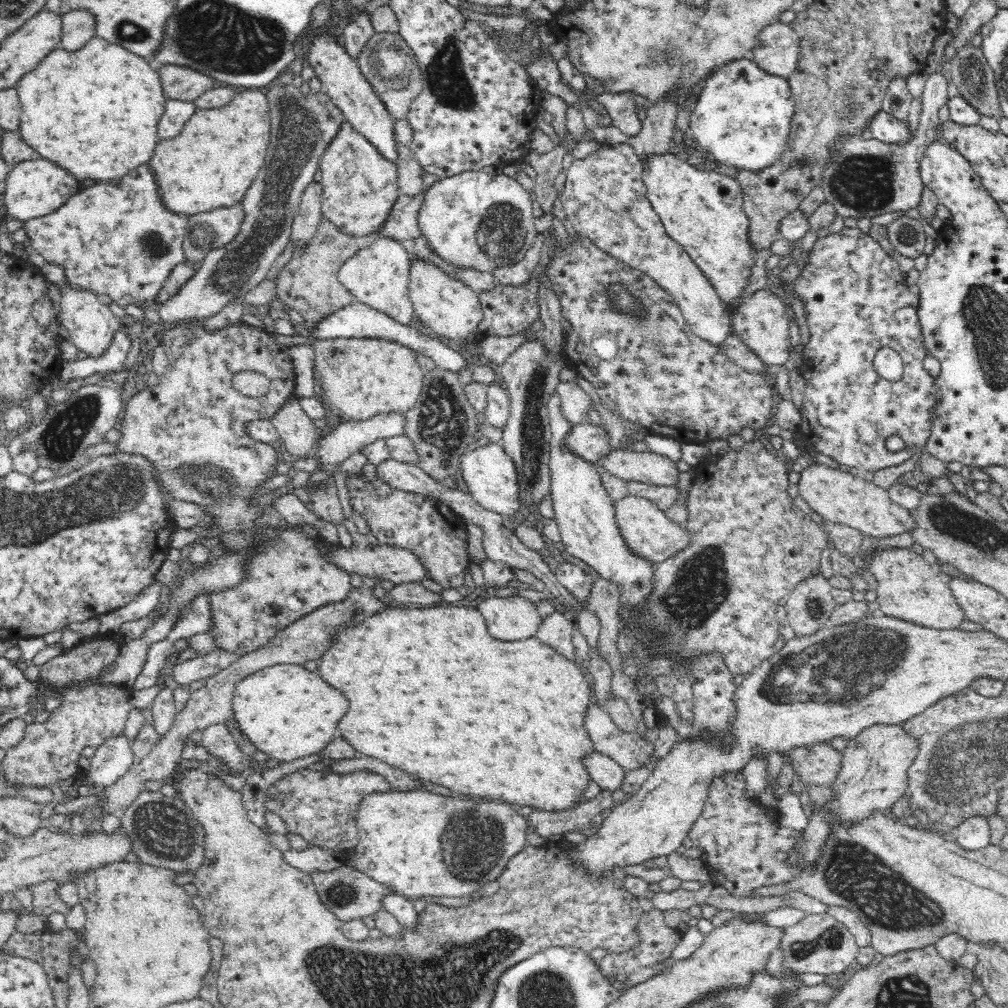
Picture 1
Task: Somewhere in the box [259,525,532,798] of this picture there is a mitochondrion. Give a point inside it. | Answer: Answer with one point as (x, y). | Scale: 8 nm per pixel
(281, 554)

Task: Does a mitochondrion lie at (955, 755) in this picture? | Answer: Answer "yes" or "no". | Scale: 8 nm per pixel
yes

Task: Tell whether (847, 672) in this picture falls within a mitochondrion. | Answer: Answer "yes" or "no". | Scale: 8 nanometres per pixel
yes

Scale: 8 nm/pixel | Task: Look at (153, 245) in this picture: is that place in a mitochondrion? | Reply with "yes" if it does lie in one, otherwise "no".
yes

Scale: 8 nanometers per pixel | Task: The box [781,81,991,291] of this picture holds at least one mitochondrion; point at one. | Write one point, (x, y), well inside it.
(861, 183)

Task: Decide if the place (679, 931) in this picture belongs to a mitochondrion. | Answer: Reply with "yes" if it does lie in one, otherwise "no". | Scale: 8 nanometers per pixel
no

